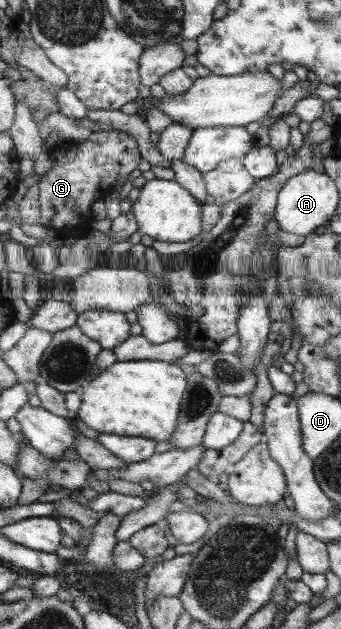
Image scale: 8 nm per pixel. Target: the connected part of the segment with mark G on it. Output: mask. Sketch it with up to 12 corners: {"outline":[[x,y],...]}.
{"outline":[[93,132],[49,150],[41,221],[63,238],[95,229],[142,159],[137,139]]}

